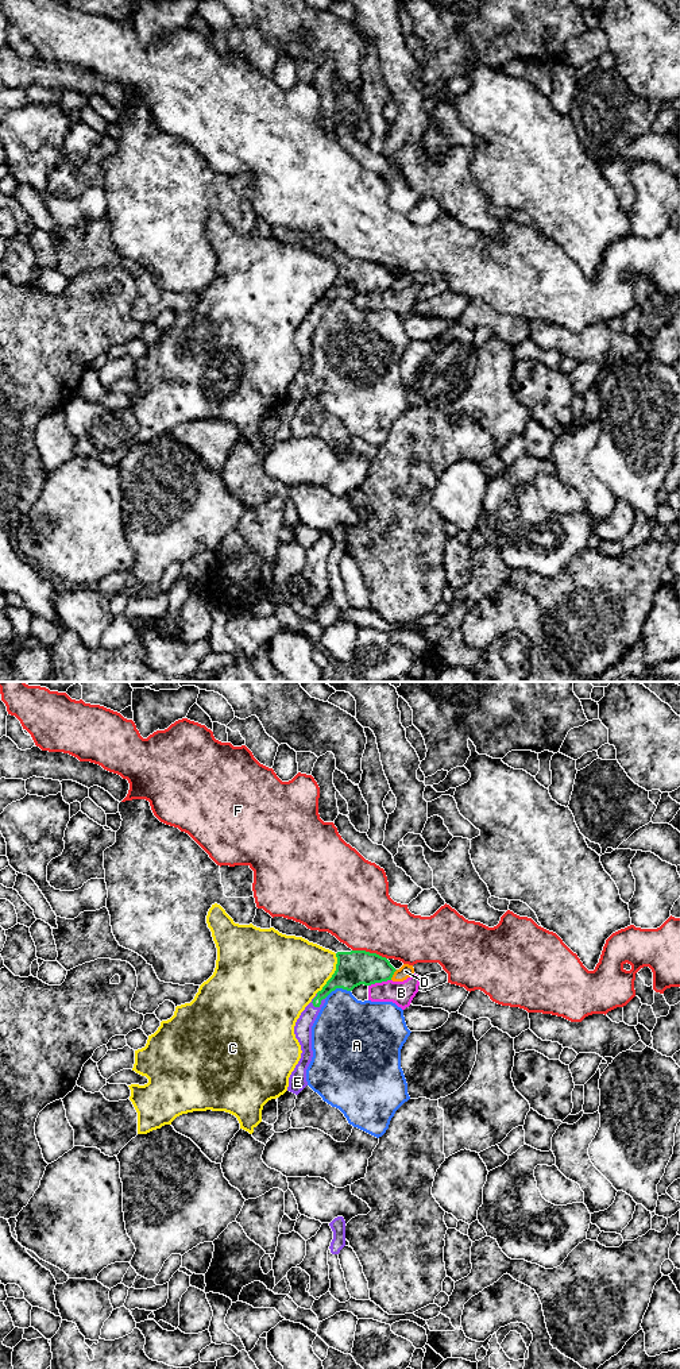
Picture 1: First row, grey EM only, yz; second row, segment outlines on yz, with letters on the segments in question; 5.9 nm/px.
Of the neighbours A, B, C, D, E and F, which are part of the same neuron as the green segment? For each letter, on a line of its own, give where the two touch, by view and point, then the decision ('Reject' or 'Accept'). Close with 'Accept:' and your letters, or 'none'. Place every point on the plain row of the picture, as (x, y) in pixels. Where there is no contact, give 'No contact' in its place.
A: Touches green at yz (337, 296). Reject
B: Touches green at yz (379, 290). Reject
C: Touches green at yz (333, 282). Reject
D: Touches green at yz (393, 282). Reject
E: Touches green at yz (319, 313). Accept
F: Touches green at yz (369, 261). Reject
Accept: E

